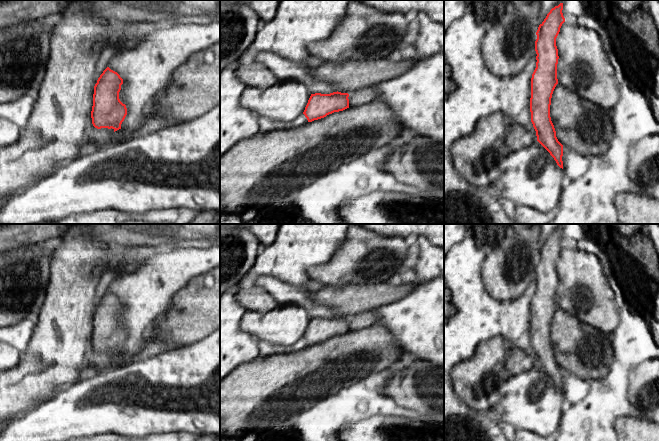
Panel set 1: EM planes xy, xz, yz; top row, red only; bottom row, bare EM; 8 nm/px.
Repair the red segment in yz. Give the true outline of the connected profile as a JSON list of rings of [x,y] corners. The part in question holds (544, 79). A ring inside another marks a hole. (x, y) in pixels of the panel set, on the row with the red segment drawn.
[[[563,3],[552,8],[536,32],[537,62],[531,78],[530,112],[537,141],[563,169],[563,145],[556,137],[556,131],[550,117],[551,98],[558,84],[557,64],[559,56],[556,38],[565,22],[562,10]]]

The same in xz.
[[[333,92],[330,94],[311,94],[303,114],[308,122],[326,117],[334,112],[349,108],[349,94]]]

